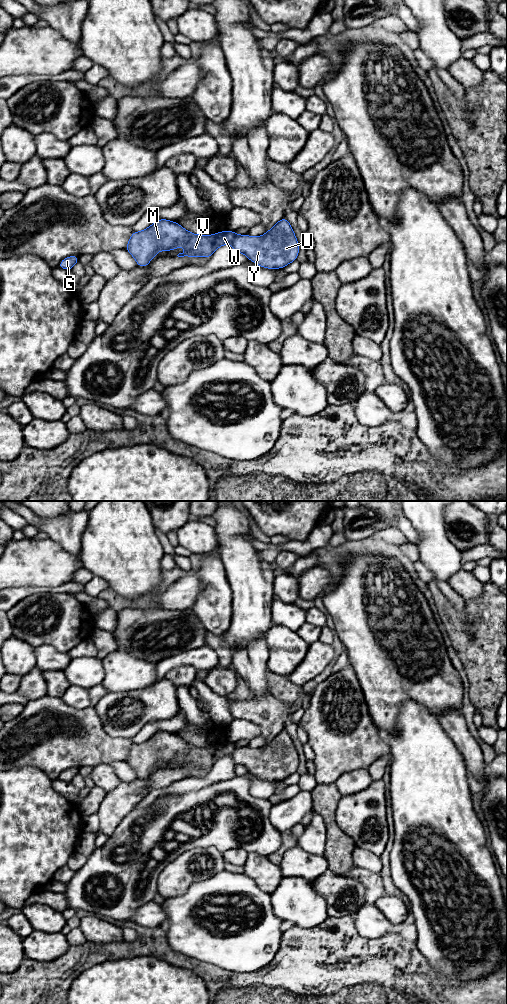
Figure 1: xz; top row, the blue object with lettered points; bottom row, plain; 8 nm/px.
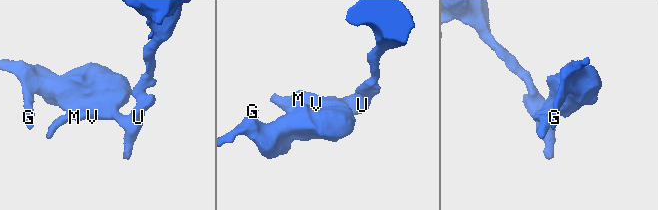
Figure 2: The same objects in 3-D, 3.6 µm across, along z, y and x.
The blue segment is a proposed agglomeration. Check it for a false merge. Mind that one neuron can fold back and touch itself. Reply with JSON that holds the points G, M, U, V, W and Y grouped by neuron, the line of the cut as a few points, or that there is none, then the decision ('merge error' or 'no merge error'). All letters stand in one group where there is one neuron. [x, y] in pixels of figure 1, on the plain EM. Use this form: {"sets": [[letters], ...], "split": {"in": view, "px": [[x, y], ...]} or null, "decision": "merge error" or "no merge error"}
{"sets": [["G", "M", "U", "V", "W", "Y"]], "split": null, "decision": "no merge error"}

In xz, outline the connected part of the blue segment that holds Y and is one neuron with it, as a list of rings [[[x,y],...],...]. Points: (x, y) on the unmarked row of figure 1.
[[[285,729],[276,735],[267,745],[259,749],[237,747],[230,742],[209,748],[195,747],[185,742],[176,734],[160,731],[143,743],[133,744],[125,761],[135,770],[139,779],[146,779],[160,762],[171,763],[172,761],[185,757],[188,761],[183,765],[179,765],[177,767],[178,769],[211,769],[218,759],[225,756],[230,756],[236,764],[245,766],[252,774],[269,781],[285,779],[289,775],[297,772],[299,765],[298,753],[291,737]]]

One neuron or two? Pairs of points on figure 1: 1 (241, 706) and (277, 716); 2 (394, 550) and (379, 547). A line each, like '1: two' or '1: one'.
1: one
2: one

